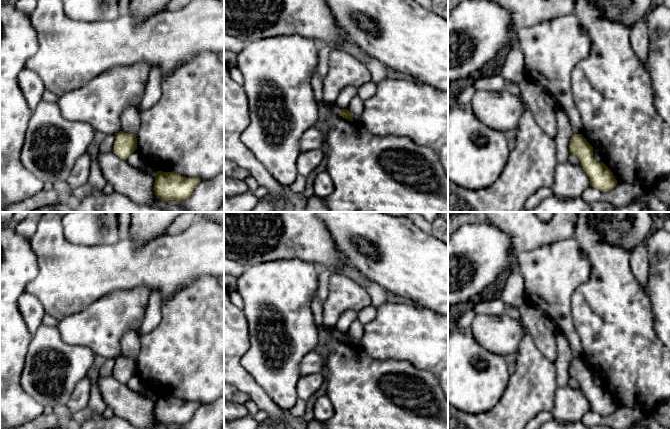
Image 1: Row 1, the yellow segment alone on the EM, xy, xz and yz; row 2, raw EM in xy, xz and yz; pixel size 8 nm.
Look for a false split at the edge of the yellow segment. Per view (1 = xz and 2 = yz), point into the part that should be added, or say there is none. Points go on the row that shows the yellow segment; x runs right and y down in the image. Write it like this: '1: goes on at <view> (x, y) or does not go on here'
1: does not go on here
2: does not go on here

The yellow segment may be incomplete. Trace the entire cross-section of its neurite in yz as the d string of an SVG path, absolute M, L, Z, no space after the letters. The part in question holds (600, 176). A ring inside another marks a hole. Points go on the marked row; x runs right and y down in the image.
M573 134L570 145L570 154L577 156L590 180L590 186L602 192L608 192L617 185L611 170L603 163L593 158L593 147L586 141L582 134Z

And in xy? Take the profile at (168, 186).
M157 171L154 192L162 201L182 202L191 196L200 181L199 178L186 178L174 172Z

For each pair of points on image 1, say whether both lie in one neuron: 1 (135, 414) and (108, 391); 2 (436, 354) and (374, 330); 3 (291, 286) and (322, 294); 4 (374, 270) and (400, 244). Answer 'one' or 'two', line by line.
1: one
2: one
3: two
4: one

